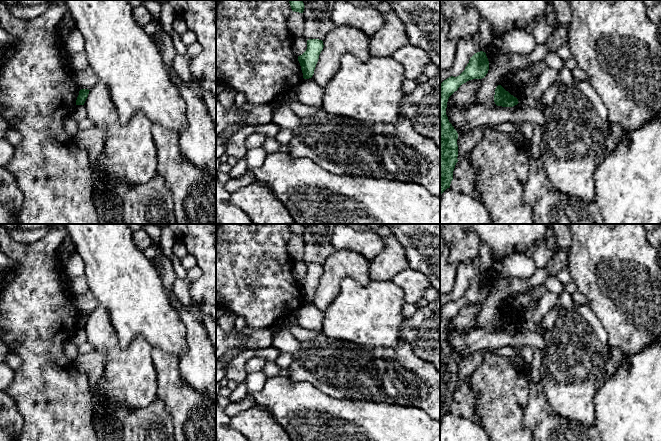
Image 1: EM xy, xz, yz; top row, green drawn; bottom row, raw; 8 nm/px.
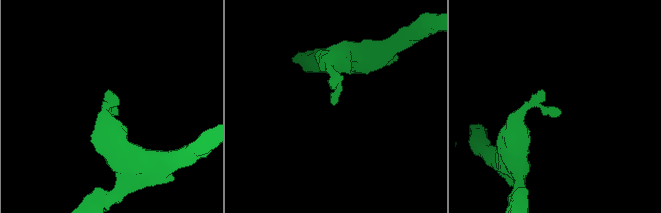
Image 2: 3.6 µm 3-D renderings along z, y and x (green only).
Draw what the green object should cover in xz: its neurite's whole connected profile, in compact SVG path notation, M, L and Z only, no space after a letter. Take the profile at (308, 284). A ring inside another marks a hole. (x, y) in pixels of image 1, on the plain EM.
M307 264L306 275L302 279L298 280L298 285L300 287L304 303L312 302L323 271L324 269L322 264Z

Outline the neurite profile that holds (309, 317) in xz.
M311 302L303 303L295 313L300 327L322 332L324 313Z

